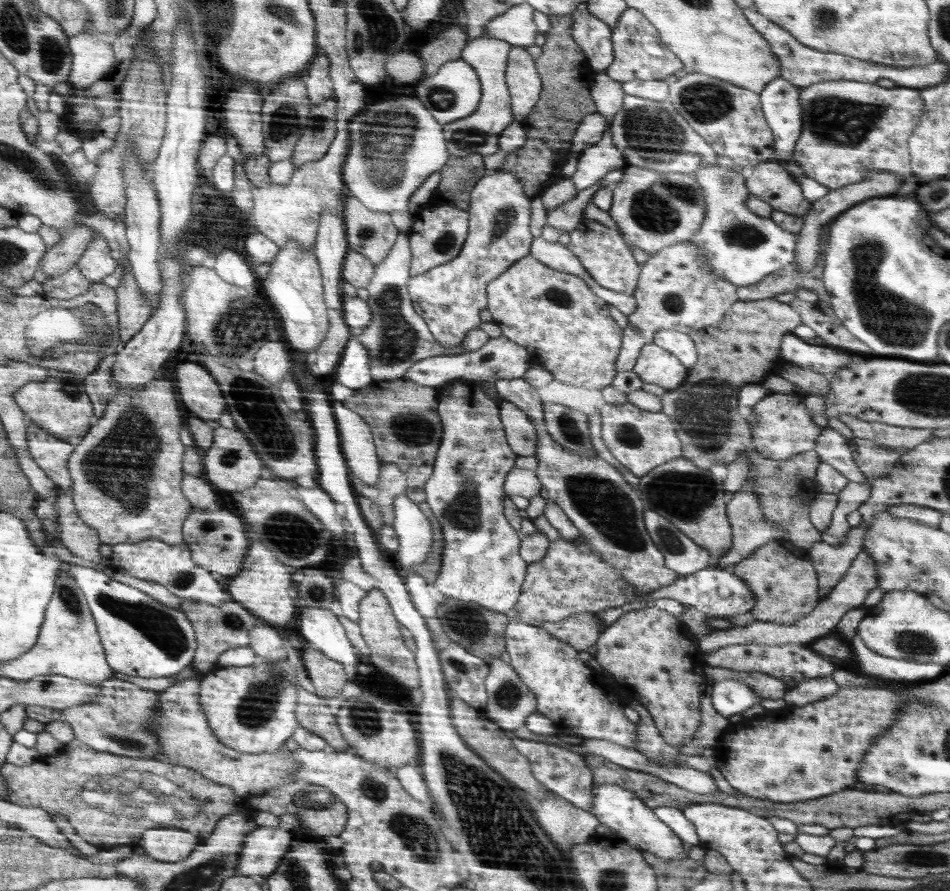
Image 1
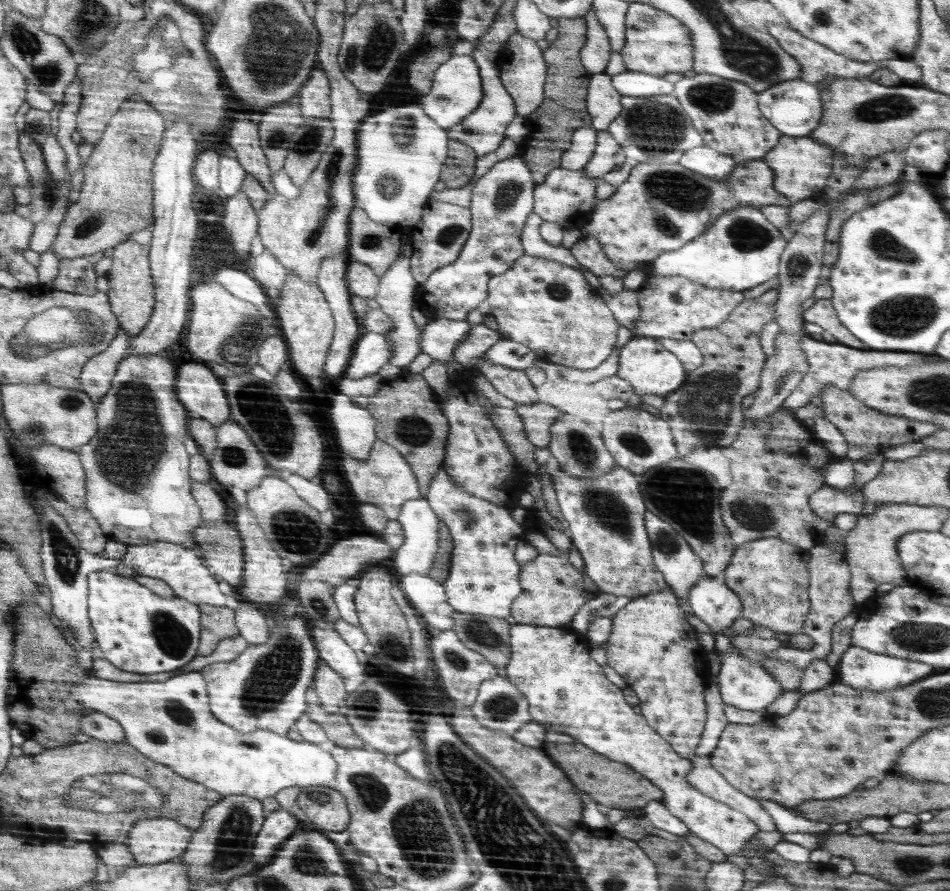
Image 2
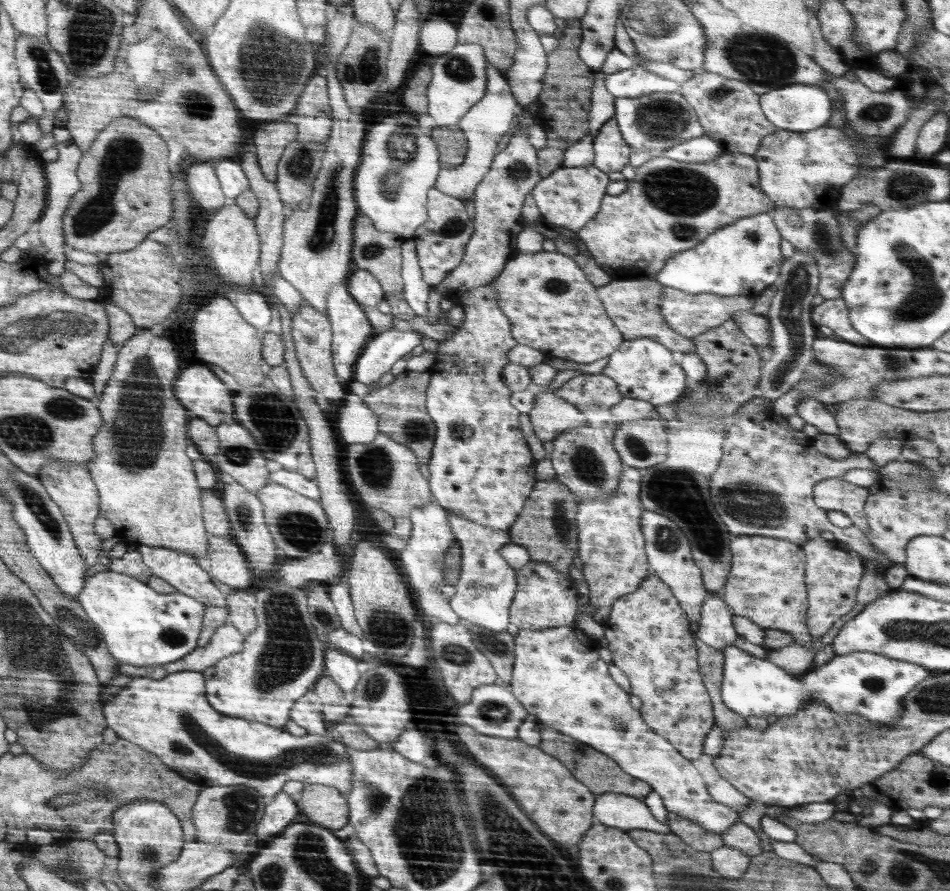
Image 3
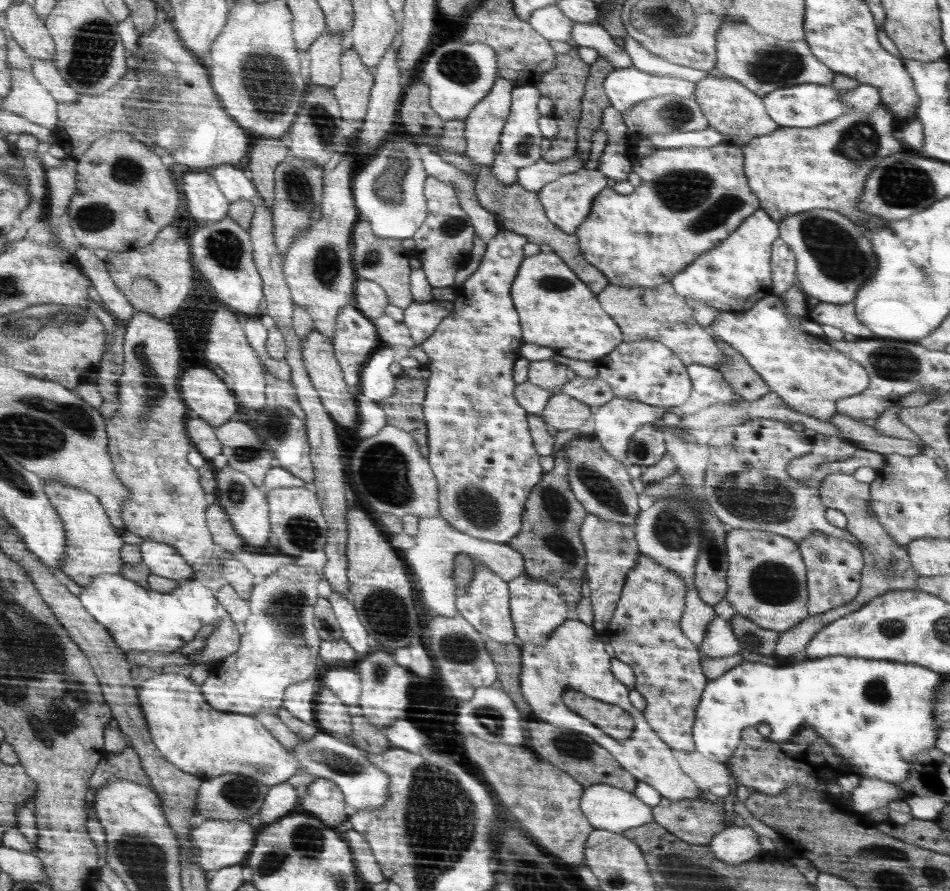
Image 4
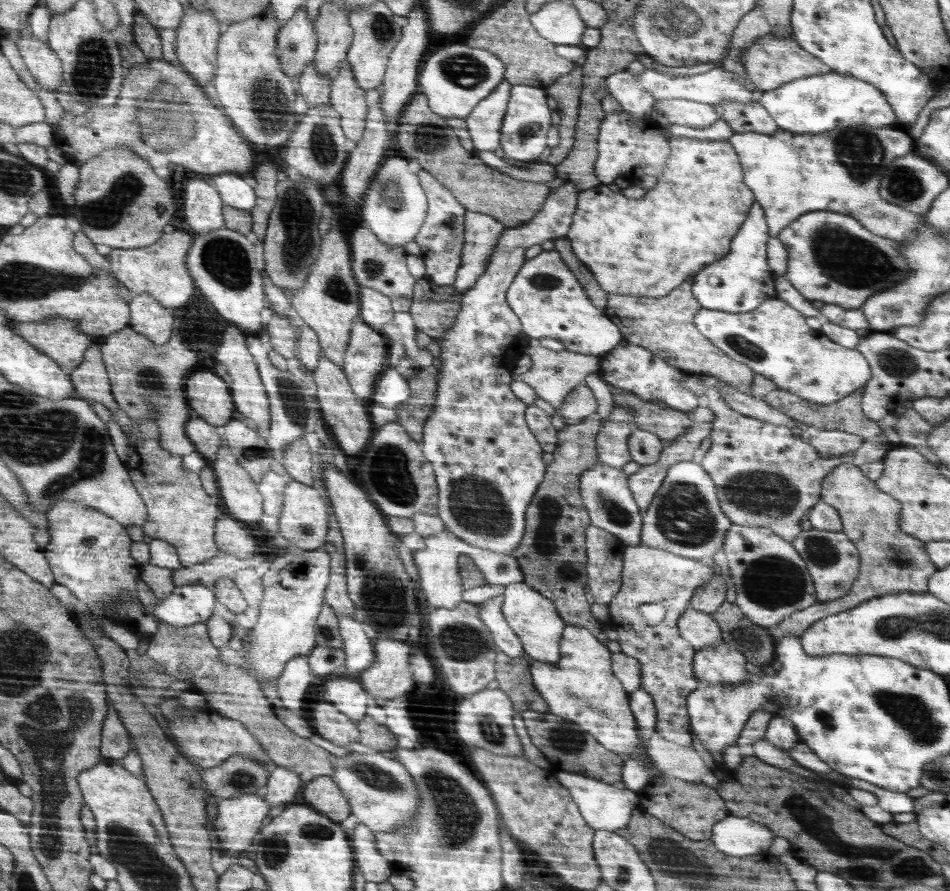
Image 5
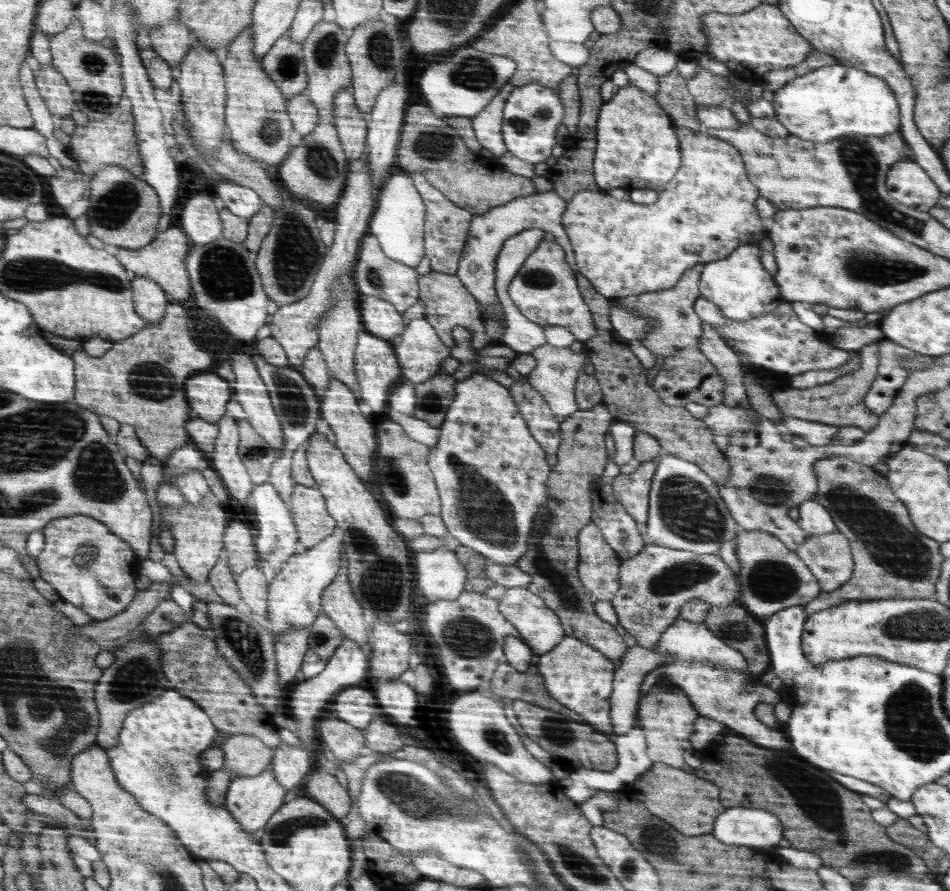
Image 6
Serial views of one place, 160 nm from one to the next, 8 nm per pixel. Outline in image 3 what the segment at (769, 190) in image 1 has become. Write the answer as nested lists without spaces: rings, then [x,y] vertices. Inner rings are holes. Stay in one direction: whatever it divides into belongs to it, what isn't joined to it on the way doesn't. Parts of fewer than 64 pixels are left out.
[[[722,152],[714,161],[705,163],[680,162],[660,154],[636,167],[635,173],[634,180],[628,180],[628,188],[616,196],[606,194],[595,217],[577,231],[597,265],[604,268],[614,281],[642,277],[654,279],[670,257],[683,250],[691,250],[714,231],[738,219],[751,218],[774,209],[774,202],[759,186],[756,159],[749,154]]]

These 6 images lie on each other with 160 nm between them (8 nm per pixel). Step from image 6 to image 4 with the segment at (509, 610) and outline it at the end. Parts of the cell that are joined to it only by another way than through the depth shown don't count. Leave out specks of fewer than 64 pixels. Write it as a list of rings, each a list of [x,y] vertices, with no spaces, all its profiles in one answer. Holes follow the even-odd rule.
[[[526,574],[517,576],[508,583],[511,593],[509,606],[518,643],[546,642],[566,620],[572,617],[568,603],[562,597],[562,590],[553,583],[532,579]],[[572,688],[564,689],[561,699],[570,710],[580,714],[581,718],[593,722],[619,742],[628,739],[633,732],[634,720],[620,706],[596,700]]]

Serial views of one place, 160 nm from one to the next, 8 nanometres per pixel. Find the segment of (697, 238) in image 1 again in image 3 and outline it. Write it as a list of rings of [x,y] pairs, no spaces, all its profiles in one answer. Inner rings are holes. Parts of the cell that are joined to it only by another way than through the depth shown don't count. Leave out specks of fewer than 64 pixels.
[[[702,135],[680,142],[680,144],[666,150],[663,155],[680,162],[705,163],[714,161],[722,152],[722,147],[715,140]],[[771,212],[755,214],[751,218],[738,219],[718,231],[714,231],[691,250],[683,250],[665,263],[665,268],[655,276],[665,287],[690,294],[714,293],[720,296],[748,296],[755,298],[777,282],[783,258],[780,250],[782,235],[779,233]]]

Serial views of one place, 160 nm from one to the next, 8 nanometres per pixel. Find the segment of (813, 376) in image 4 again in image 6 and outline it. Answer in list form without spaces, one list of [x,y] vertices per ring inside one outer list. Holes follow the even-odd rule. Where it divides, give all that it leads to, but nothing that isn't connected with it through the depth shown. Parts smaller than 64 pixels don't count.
[[[702,295],[695,300],[693,307],[699,318],[709,322],[738,356],[744,355],[755,368],[774,372],[786,380],[806,371],[833,371],[851,359],[848,351],[824,344],[815,330],[796,316],[790,301],[785,299],[779,303],[776,310],[755,316],[746,322],[726,318],[713,302]]]

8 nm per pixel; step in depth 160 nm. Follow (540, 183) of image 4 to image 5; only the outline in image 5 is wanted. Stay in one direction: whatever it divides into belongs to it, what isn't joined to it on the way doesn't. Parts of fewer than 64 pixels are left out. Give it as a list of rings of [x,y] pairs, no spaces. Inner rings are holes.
[[[480,151],[476,154],[483,159],[486,164],[521,181],[548,184],[556,177],[556,166],[548,162],[542,162],[540,160],[530,163],[511,162],[494,155],[494,151]]]

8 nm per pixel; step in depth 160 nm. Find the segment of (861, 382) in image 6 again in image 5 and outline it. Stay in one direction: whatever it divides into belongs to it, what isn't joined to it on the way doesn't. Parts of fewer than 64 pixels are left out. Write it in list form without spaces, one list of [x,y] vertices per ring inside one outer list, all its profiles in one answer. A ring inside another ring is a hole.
[[[865,384],[859,389],[854,390],[850,396],[840,399],[838,402],[834,402],[834,404],[826,404],[826,406],[810,404],[810,402],[806,402],[806,400],[800,398],[800,396],[788,394],[787,390],[782,389],[773,390],[768,395],[765,395],[763,399],[770,408],[774,408],[774,410],[778,410],[779,412],[782,412],[782,414],[786,414],[786,416],[790,416],[792,420],[796,420],[798,423],[802,422],[802,424],[806,424],[811,428],[814,427],[820,431],[840,430],[842,432],[856,434],[856,436],[860,436],[862,440],[870,440],[870,438],[884,438],[884,434],[877,422],[870,420],[870,418],[866,418],[860,408],[860,397],[862,397],[864,389]]]

